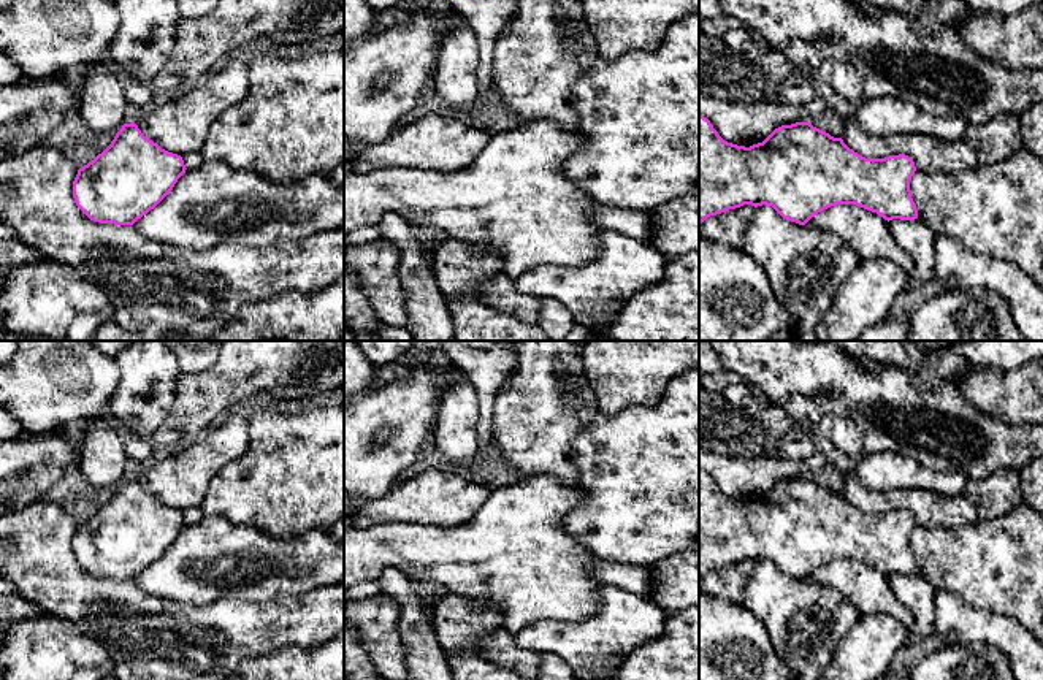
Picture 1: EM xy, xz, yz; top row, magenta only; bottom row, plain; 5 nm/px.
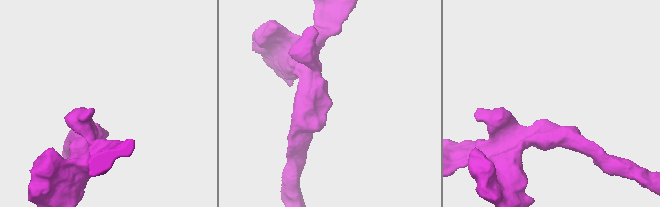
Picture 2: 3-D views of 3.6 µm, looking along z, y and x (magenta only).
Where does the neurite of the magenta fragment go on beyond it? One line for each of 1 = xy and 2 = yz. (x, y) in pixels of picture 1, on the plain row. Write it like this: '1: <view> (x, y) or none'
1: none
2: none

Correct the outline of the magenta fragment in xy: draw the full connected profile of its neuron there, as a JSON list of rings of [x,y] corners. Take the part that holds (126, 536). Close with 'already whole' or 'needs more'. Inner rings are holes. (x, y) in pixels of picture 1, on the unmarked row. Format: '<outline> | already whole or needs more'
[[[135,477],[124,479],[111,499],[78,525],[73,536],[73,553],[94,577],[133,580],[173,545],[185,525],[181,510],[168,507],[146,493]]] | already whole

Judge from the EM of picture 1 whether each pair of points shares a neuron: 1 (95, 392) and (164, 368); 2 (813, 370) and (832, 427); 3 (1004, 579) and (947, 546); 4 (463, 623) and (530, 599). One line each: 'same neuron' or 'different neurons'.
1: different neurons
2: different neurons
3: same neuron
4: different neurons

